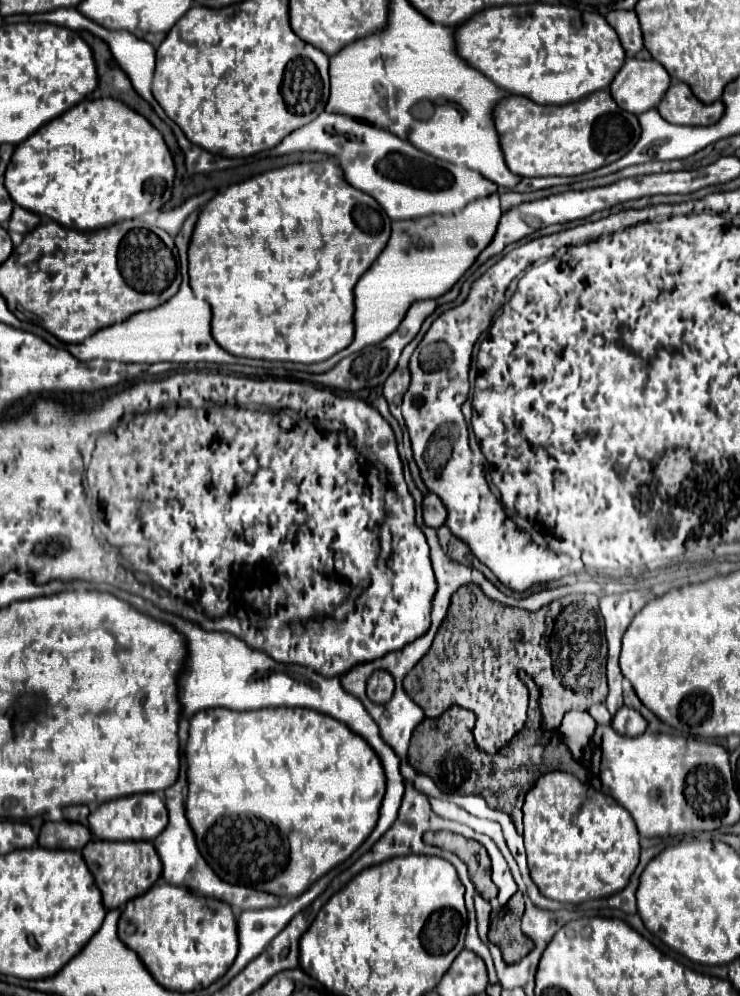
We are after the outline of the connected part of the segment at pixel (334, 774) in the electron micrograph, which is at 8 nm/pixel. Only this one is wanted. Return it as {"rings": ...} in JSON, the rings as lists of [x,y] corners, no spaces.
{"rings":[[[209,708],[201,710],[191,718],[189,726],[189,740],[187,740],[187,782],[189,782],[189,794],[187,794],[187,820],[195,832],[197,848],[203,854],[203,858],[211,864],[211,868],[217,872],[217,876],[223,876],[225,882],[241,884],[255,890],[265,890],[275,896],[301,896],[313,882],[317,882],[321,876],[325,876],[331,868],[335,868],[339,862],[349,858],[373,832],[381,800],[385,796],[387,778],[383,764],[375,750],[355,732],[351,732],[345,724],[339,720],[313,712],[311,708],[265,708],[265,710],[251,710],[251,712],[237,712],[227,708]]]}

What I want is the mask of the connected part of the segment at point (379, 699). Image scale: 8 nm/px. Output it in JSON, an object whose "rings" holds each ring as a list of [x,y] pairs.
{"rings":[[[387,670],[373,672],[367,682],[367,696],[377,704],[385,704],[393,696],[393,676]]]}

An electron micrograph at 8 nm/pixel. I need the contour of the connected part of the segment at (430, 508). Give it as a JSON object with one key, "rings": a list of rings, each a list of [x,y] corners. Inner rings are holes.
{"rings":[[[429,494],[423,498],[423,522],[425,522],[425,526],[439,528],[439,526],[443,526],[445,516],[447,516],[447,512],[435,494]]]}

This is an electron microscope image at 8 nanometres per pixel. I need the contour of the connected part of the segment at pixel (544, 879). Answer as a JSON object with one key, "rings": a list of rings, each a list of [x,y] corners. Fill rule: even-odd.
{"rings":[[[565,772],[543,774],[525,796],[523,824],[531,880],[537,884],[539,892],[545,898],[557,902],[581,904],[587,900],[613,896],[627,886],[629,876],[633,874],[639,862],[639,834],[631,814],[611,796],[597,792],[589,784],[581,784],[573,774]]]}

